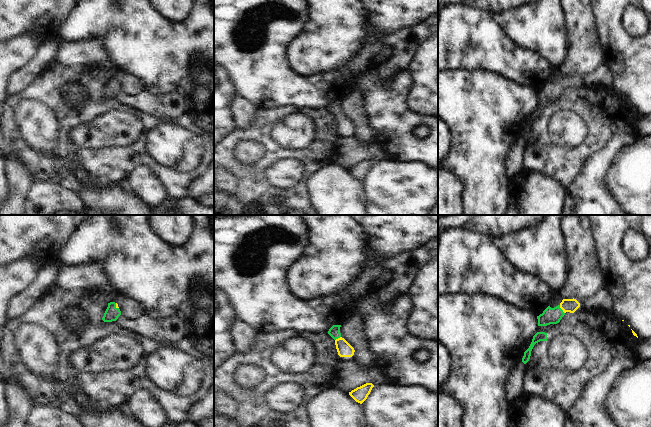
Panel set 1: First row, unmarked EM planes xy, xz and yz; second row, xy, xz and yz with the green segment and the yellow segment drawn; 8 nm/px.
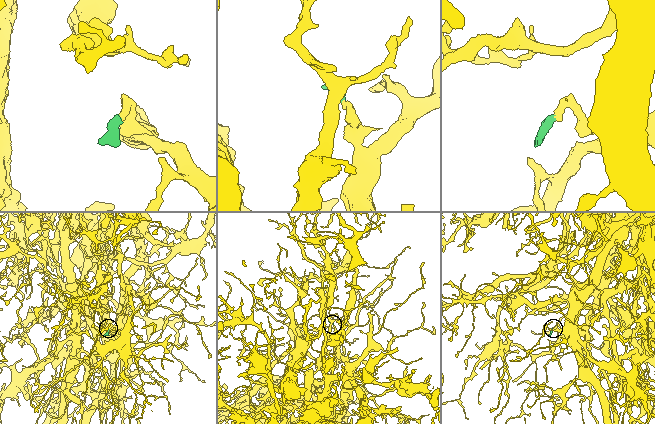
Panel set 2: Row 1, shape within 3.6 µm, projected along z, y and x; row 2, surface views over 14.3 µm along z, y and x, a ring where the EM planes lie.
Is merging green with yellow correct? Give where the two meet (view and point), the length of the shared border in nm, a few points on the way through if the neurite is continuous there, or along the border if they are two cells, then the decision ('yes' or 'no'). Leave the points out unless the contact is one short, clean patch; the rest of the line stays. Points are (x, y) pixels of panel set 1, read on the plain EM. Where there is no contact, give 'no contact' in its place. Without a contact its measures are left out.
meets green in yz at (561, 85); contact 80 nm long; runs through yz (550, 91), (554, 91), (561, 85), (567, 81); yes

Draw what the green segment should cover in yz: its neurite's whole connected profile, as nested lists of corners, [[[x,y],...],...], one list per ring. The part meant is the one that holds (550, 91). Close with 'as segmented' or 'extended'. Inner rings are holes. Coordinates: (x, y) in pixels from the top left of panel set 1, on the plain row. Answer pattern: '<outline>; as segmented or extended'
[[[563,75],[558,82],[554,84],[548,82],[542,90],[537,92],[538,102],[557,100],[566,88],[574,89],[579,83],[580,79],[576,75]]]; extended

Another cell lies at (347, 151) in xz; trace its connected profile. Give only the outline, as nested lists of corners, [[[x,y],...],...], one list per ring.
[[[351,133],[338,135],[330,153],[334,157],[333,163],[346,169],[366,159],[372,159],[374,162],[387,159],[385,151],[379,145],[373,143],[367,148],[360,144]]]

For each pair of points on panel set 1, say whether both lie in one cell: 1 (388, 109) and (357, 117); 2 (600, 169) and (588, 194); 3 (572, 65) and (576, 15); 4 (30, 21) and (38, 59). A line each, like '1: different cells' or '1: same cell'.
1: different cells
2: same cell
3: same cell
4: different cells

